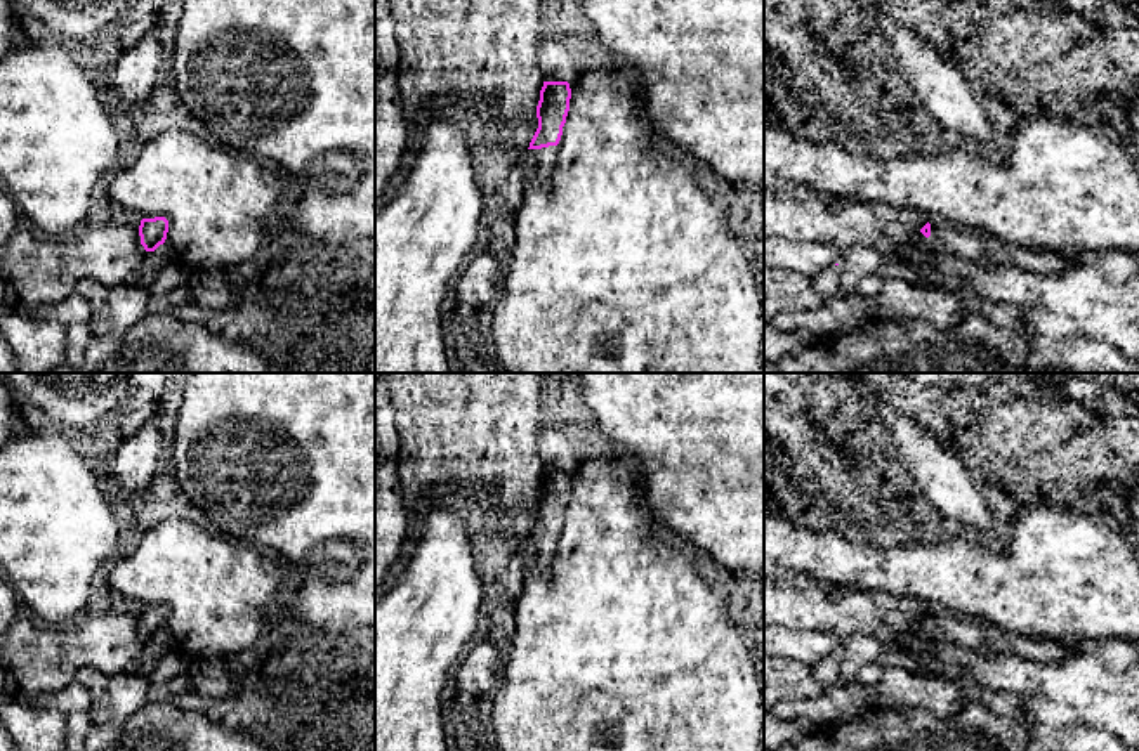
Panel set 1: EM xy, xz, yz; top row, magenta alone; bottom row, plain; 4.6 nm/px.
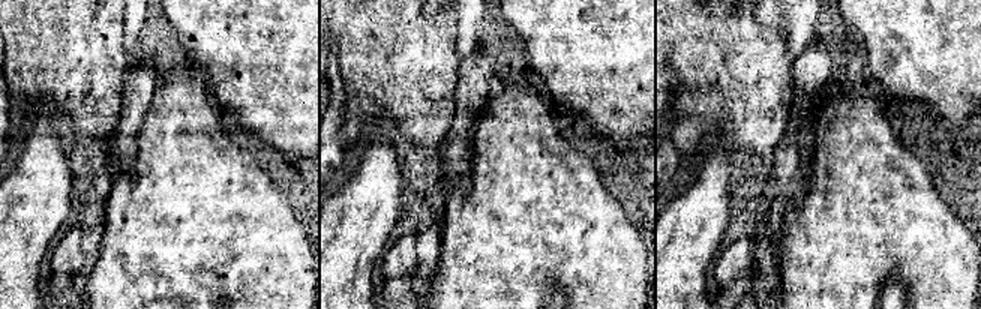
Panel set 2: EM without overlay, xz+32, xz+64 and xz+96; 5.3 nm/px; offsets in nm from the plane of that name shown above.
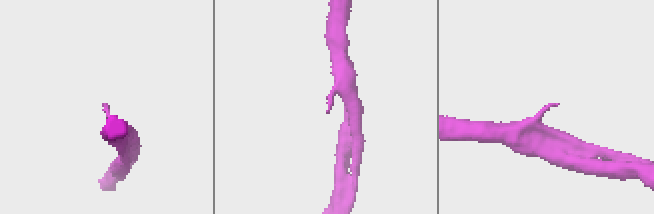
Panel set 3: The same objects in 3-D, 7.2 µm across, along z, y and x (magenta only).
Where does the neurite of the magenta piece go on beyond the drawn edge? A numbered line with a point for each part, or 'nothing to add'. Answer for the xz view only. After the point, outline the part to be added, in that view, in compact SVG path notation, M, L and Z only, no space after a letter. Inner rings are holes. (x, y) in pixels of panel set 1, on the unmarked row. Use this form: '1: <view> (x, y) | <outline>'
1: xz (542, 548) | M557 534L528 538L524 552L530 553L537 564L547 567L554 557L556 545L557 545Z

